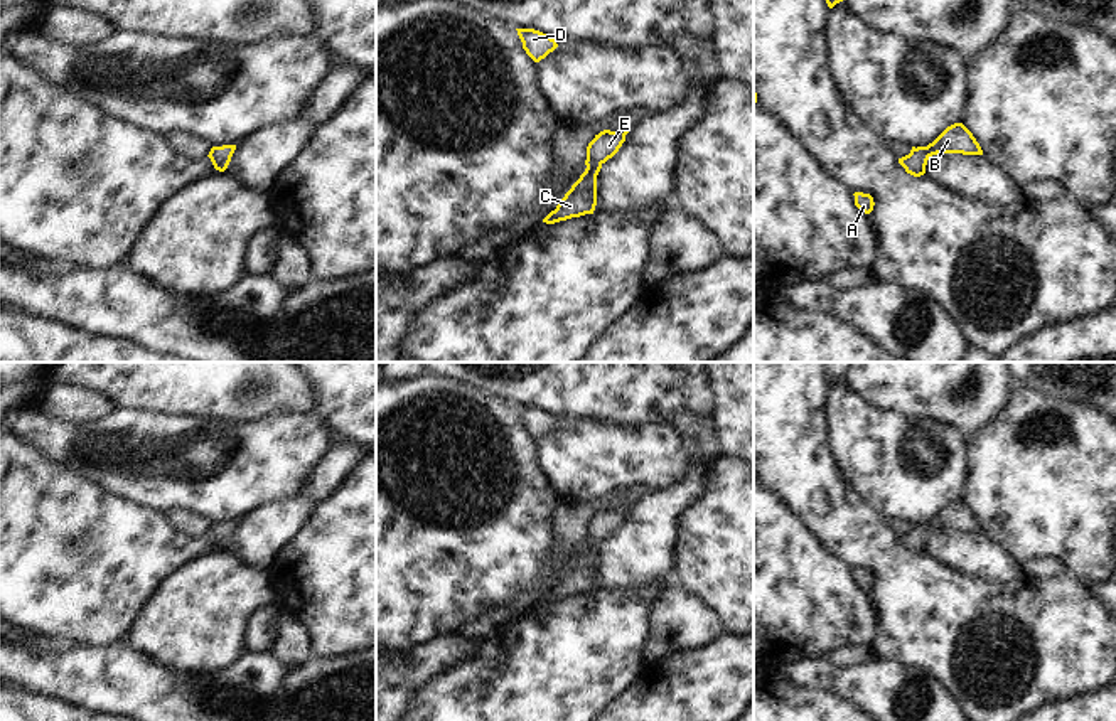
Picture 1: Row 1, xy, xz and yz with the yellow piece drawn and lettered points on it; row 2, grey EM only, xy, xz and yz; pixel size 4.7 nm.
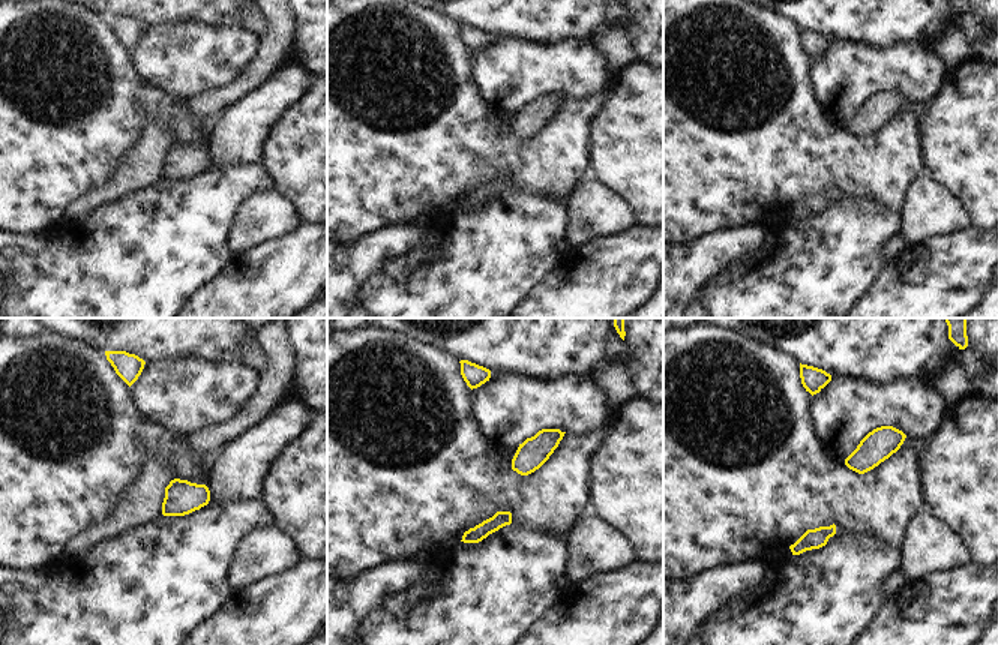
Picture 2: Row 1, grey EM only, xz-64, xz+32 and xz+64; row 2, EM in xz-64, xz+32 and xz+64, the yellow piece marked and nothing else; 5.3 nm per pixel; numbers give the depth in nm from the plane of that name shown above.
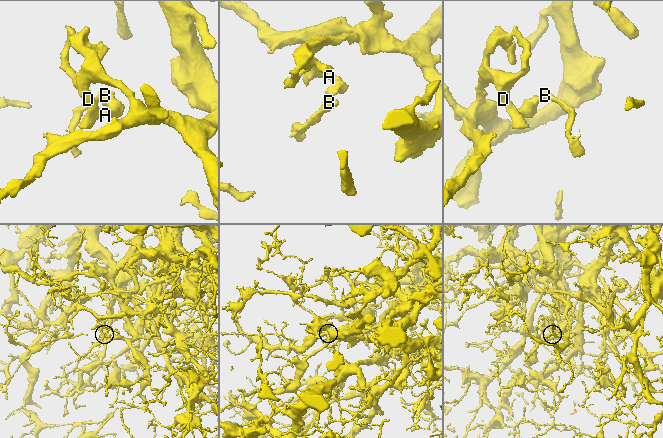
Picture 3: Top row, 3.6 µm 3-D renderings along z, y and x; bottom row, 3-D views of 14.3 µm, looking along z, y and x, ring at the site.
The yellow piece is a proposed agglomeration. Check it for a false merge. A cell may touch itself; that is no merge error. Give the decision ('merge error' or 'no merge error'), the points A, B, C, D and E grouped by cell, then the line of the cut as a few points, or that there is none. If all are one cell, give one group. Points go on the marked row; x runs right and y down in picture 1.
no merge error; groups A B C D E; cut none

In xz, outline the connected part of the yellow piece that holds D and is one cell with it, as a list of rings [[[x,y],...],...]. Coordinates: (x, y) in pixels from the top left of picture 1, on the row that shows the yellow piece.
[[[516,29],[516,30],[523,42],[523,49],[534,62],[539,62],[558,47],[555,39],[539,30],[534,29]]]

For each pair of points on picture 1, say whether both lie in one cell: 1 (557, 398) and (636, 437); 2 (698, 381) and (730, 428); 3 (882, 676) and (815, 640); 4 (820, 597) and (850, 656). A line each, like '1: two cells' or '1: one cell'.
1: two cells
2: two cells
3: two cells
4: two cells

